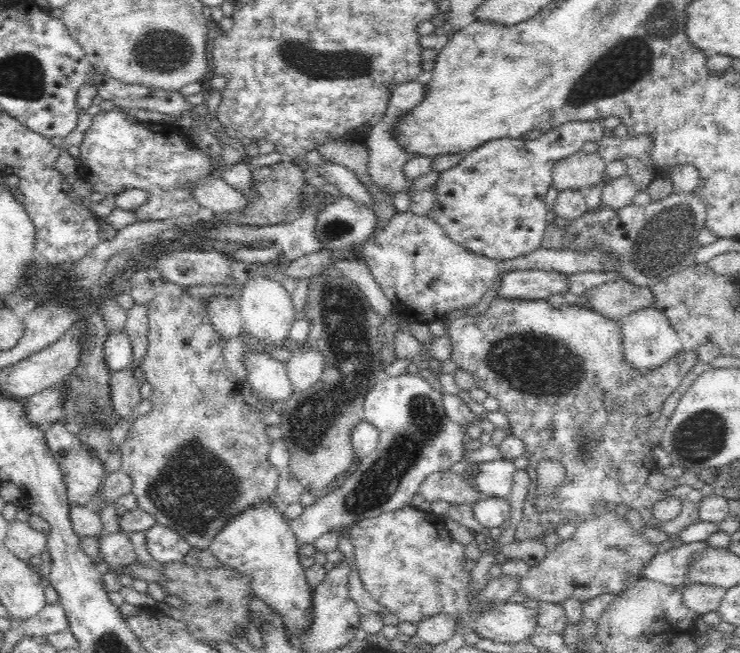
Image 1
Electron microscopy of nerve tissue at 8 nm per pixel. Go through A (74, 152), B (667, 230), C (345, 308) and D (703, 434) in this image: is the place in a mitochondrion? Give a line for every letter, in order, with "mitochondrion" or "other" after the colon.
A: other
B: mitochondrion
C: mitochondrion
D: mitochondrion

